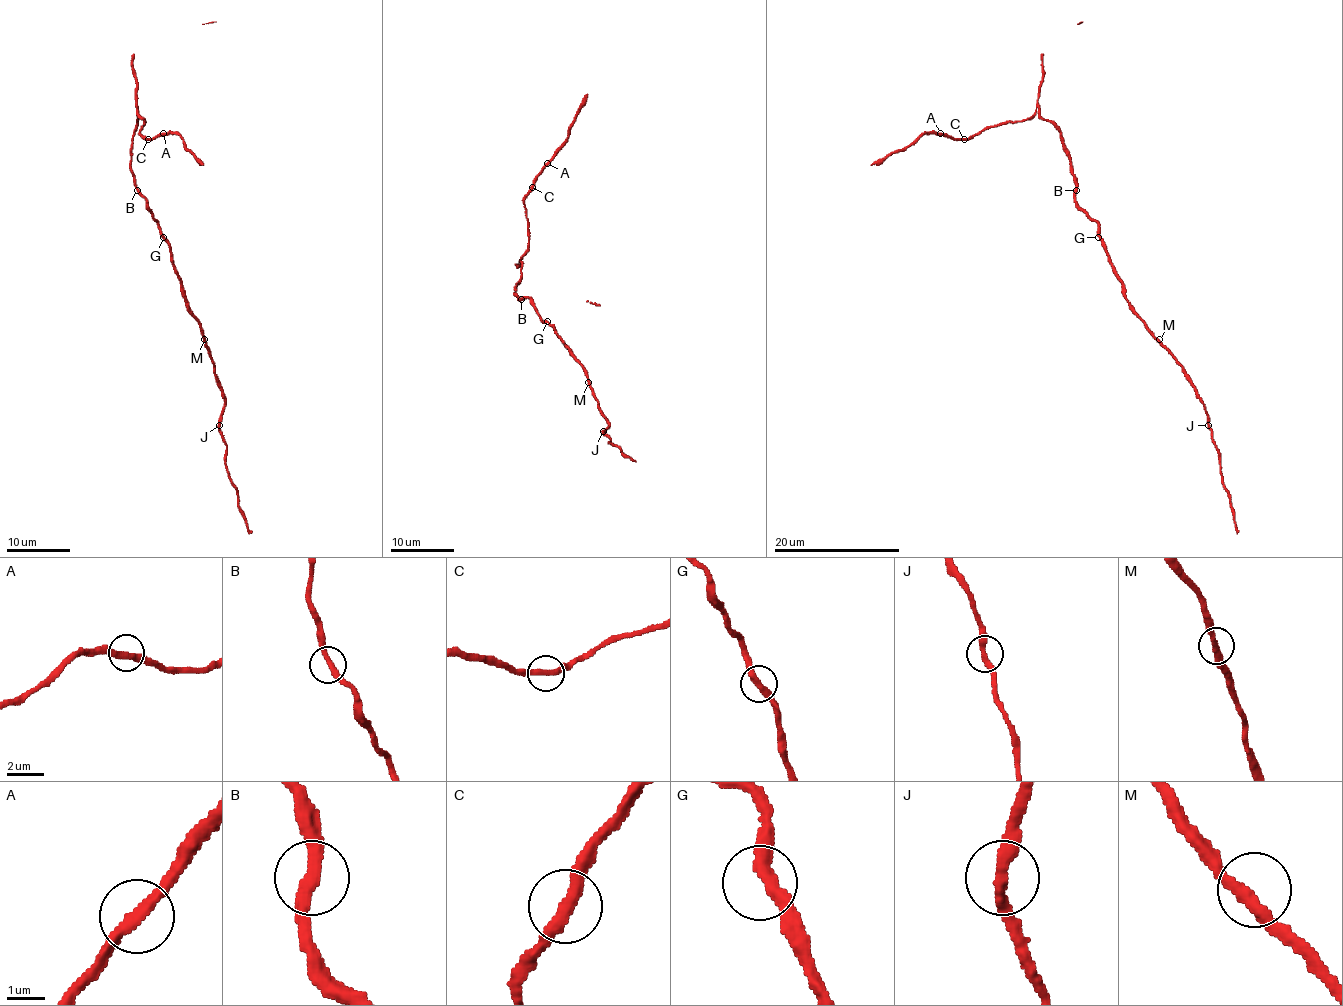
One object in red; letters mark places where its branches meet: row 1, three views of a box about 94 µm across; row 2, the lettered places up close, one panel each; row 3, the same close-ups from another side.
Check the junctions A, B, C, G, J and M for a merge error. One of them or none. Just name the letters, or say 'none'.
none

